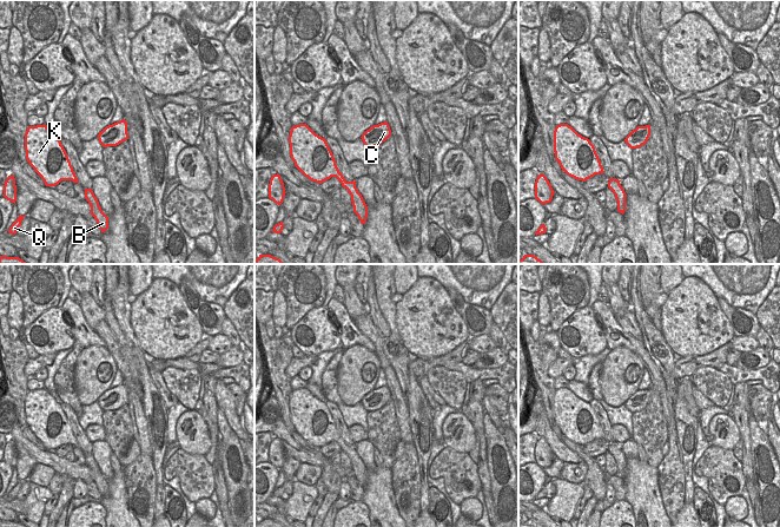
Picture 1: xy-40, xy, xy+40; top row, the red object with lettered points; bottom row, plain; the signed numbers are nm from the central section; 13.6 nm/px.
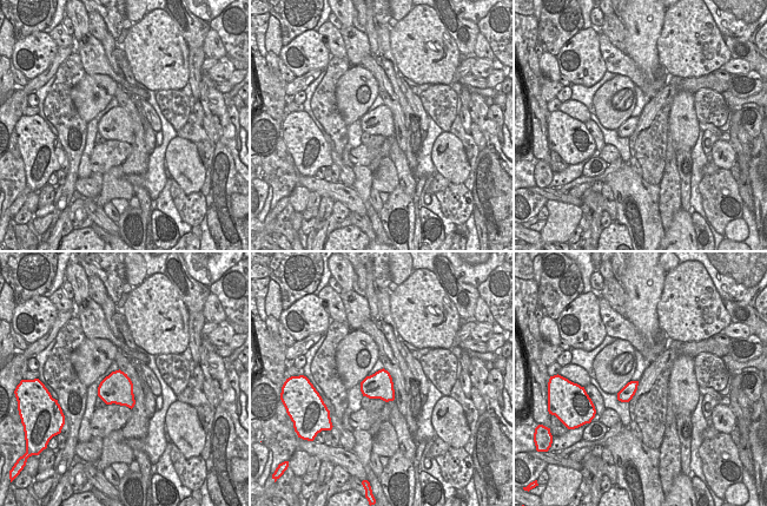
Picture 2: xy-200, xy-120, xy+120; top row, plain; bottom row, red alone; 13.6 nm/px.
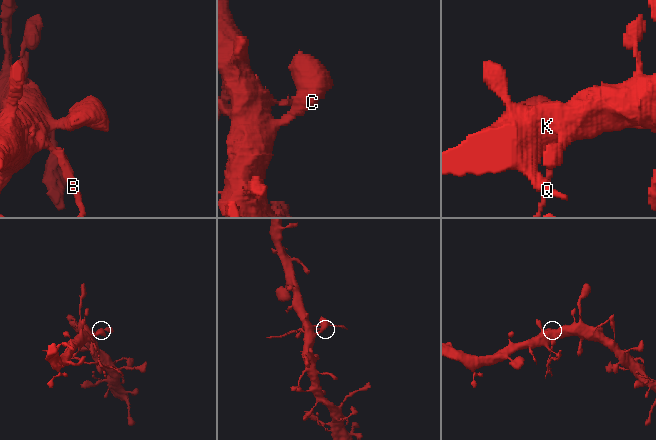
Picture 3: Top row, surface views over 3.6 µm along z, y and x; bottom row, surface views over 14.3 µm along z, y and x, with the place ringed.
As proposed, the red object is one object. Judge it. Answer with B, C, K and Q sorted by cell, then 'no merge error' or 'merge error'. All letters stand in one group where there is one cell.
B / C K Q; merge error

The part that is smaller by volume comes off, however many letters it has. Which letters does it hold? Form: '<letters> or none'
B

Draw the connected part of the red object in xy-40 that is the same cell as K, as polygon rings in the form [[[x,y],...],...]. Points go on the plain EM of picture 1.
[[[45,388],[27,391],[25,415],[27,426],[46,450],[55,450],[61,444],[78,447],[61,406]]]

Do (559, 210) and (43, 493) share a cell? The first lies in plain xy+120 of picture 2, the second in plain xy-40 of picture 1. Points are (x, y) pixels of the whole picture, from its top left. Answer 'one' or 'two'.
one

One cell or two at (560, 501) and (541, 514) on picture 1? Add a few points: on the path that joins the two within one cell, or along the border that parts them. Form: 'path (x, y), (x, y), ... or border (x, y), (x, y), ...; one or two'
border (544, 509), (548, 514); two

